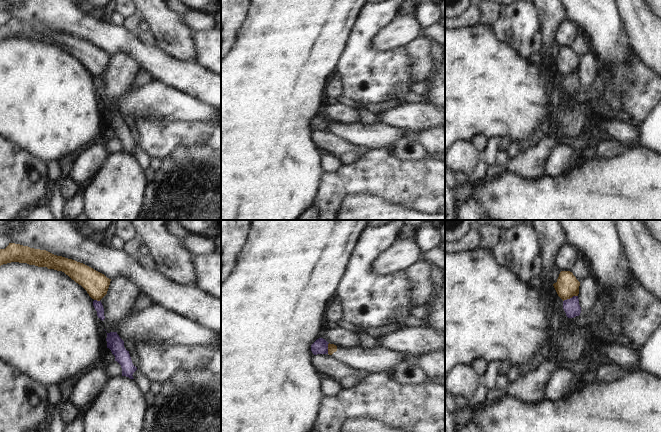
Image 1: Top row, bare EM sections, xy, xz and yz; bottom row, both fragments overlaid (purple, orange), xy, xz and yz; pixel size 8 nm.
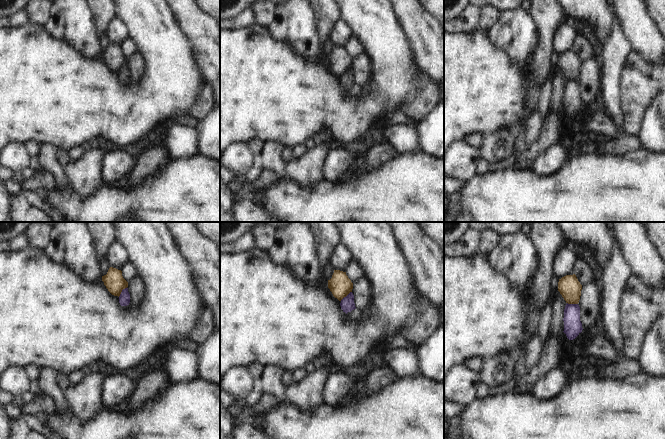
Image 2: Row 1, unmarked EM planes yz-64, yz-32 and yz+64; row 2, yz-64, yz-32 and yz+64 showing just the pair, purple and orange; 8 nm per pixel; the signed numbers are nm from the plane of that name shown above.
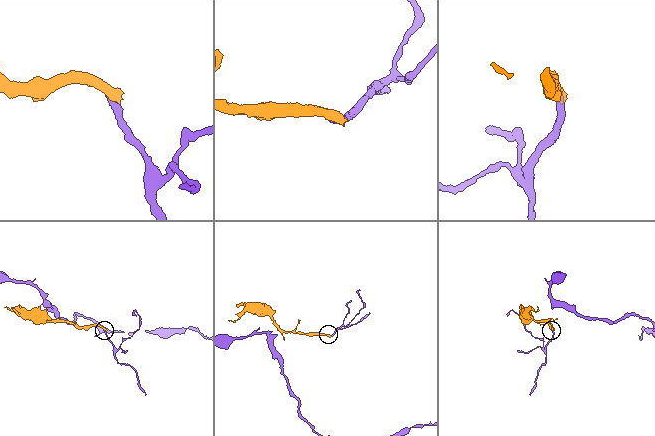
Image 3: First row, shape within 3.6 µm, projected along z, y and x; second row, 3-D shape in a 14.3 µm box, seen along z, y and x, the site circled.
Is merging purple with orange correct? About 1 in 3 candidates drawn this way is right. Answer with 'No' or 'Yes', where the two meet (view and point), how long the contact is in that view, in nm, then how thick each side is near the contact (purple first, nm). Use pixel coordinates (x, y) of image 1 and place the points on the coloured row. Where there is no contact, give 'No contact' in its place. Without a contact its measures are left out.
No. Touches purple at yz (570, 298). Shared border 130 nm. Thickness 130 nm (purple) against 190 nm.

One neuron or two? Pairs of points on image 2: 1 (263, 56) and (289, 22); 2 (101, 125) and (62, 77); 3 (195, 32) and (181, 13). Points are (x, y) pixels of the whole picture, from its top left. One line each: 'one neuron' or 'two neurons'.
1: two neurons
2: one neuron
3: one neuron

